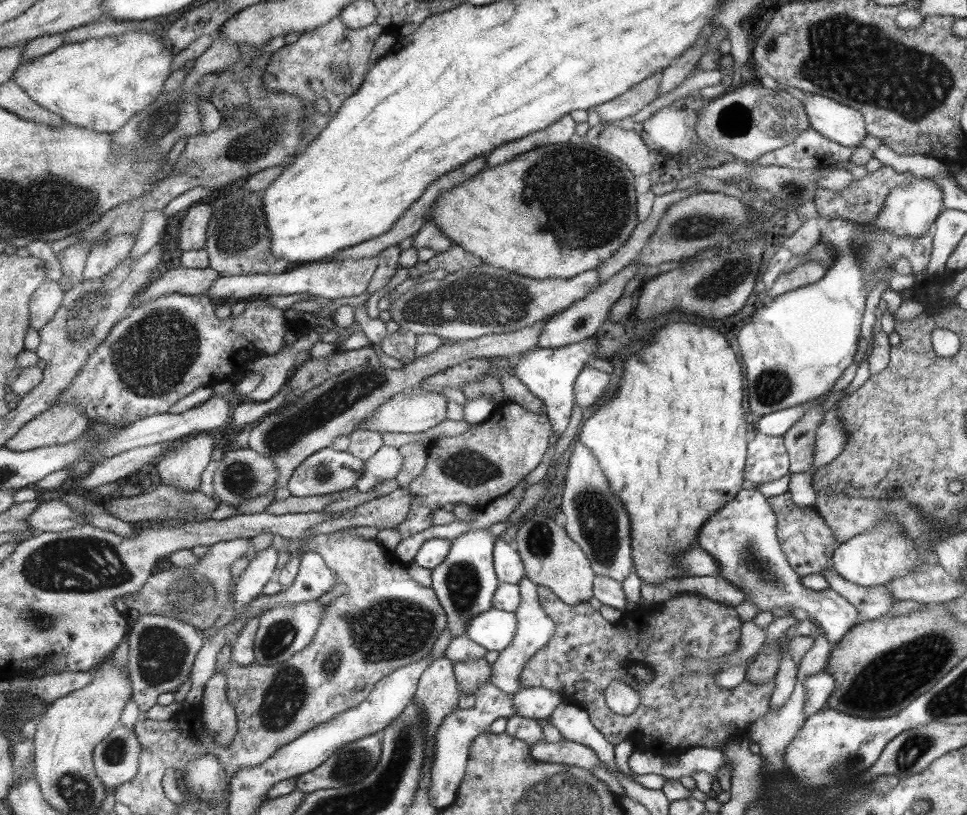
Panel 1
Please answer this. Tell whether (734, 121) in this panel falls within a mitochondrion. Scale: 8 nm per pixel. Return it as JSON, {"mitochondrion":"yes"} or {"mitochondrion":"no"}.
{"mitochondrion":"yes"}

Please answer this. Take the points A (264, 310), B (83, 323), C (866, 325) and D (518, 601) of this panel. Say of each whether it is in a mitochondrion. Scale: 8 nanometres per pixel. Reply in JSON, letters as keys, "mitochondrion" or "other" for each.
{"A":"other","B":"mitochondrion","C":"other","D":"other"}

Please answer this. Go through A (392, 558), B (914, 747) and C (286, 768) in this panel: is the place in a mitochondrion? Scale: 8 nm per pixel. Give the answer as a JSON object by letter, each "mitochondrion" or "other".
{"A":"other","B":"mitochondrion","C":"other"}

